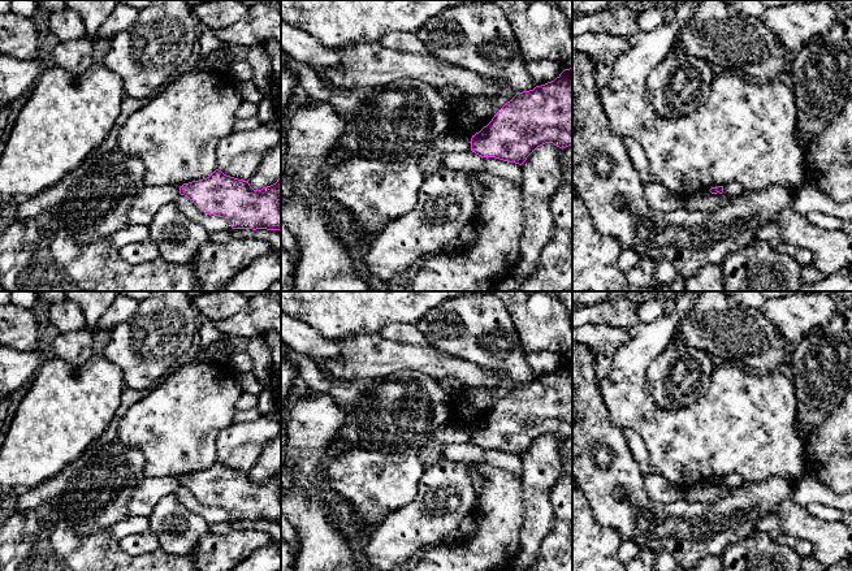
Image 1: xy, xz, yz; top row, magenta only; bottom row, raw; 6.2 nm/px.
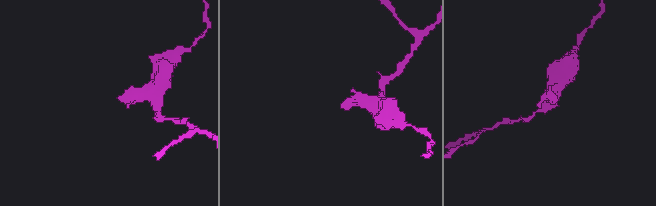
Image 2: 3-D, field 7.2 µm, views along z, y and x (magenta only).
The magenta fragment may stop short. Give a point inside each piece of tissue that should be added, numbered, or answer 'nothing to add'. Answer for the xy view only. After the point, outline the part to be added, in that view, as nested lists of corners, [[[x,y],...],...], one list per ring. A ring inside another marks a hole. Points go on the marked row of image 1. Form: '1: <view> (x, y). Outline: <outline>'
nothing to add

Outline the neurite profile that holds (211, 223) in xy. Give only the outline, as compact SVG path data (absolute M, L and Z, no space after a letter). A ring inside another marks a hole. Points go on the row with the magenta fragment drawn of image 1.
M180 195L176 200L178 209L191 221L199 224L208 233L216 233L220 230L232 230L230 224L220 216L207 215L202 212L194 203L185 195Z

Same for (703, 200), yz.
M709 190L699 191L683 198L683 208L692 211L715 212L723 203L732 200L726 194L714 195Z

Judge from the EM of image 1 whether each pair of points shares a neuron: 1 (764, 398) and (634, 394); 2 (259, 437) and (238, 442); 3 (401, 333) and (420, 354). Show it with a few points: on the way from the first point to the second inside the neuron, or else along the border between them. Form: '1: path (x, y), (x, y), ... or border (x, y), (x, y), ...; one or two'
1: path (731, 420), (666, 420); one
2: path (254, 437), (243, 441); one
3: border (381, 336), (403, 344), (432, 347); two

